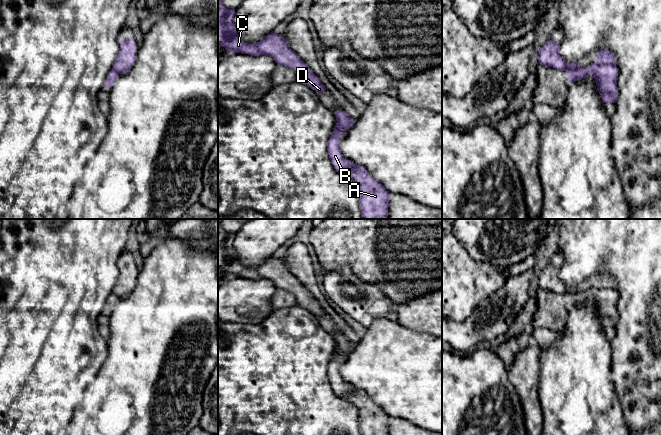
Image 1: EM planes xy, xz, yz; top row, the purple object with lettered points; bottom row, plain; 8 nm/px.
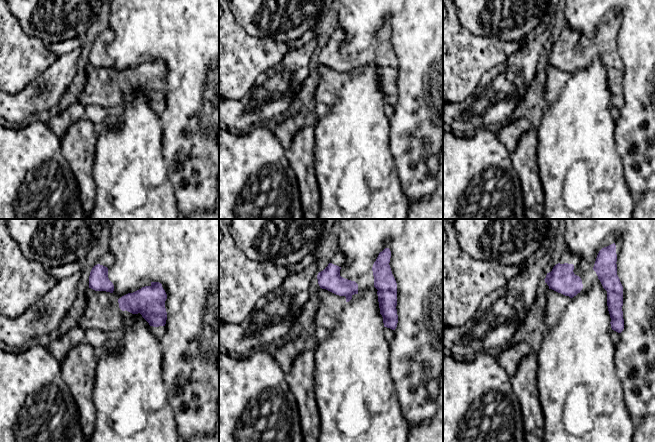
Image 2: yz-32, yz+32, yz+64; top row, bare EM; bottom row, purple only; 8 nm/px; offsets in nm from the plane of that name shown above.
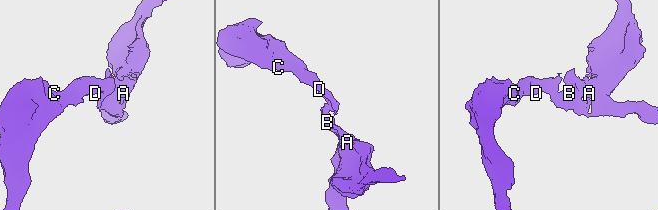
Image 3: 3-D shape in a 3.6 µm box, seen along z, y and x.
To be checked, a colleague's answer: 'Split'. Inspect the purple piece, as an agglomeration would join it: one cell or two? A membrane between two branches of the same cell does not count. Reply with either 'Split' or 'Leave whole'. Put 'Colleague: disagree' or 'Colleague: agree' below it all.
Split
Colleague: agree

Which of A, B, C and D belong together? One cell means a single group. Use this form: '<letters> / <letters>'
A C D / B

